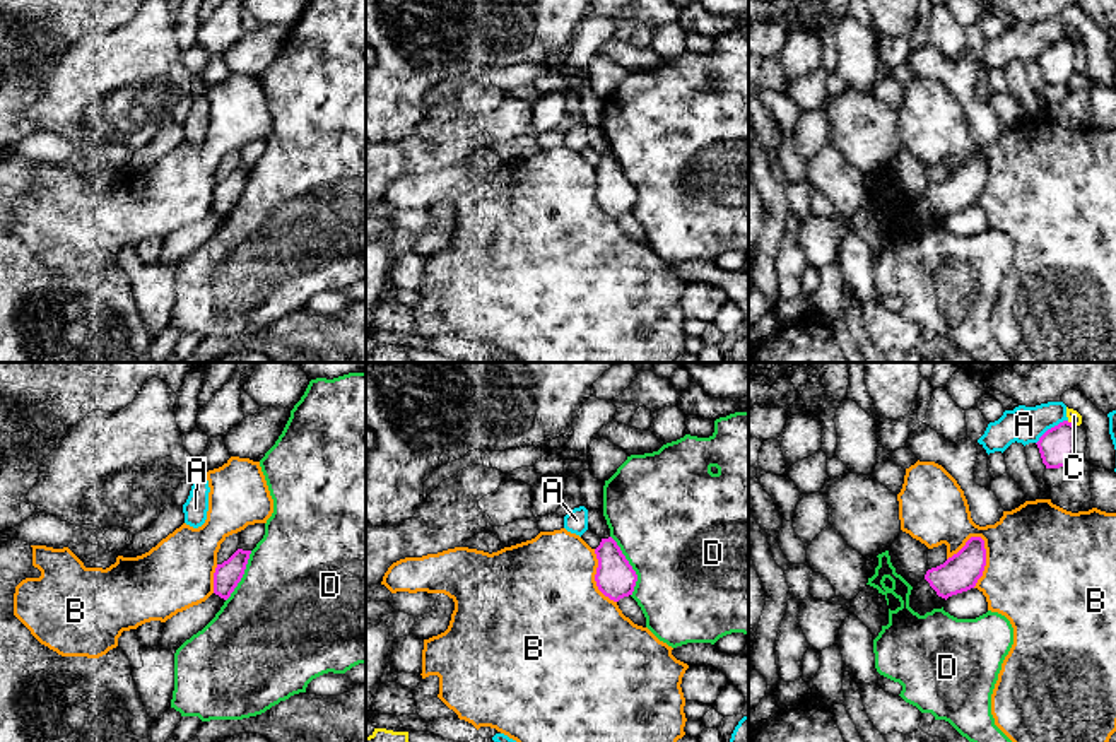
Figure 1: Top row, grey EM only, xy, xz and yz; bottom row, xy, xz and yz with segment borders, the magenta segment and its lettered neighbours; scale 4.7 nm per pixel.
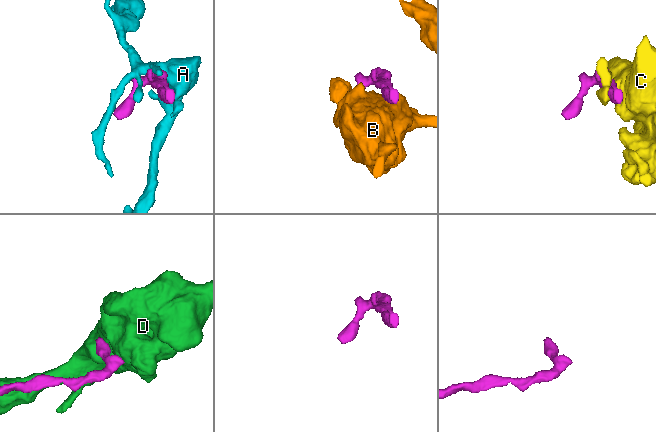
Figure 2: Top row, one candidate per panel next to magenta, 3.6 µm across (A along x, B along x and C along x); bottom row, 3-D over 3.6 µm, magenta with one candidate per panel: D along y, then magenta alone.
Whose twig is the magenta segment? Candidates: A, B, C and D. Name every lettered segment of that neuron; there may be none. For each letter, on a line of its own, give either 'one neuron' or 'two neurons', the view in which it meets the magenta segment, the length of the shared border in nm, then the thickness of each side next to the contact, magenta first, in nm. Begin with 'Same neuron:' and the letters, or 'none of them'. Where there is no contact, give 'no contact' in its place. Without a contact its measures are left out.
Same neuron: D
A: two neurons; contact in yz; length 190 nm; calibres 170 and 180 nm
B: two neurons; contact in yz; length 260 nm; calibres 180 and 500 nm
C: two neurons; contact in yz; length 50 nm; calibres 170 and 60 nm
D: one neuron; contact in xz; length 300 nm; calibres 190 and 500 nm

